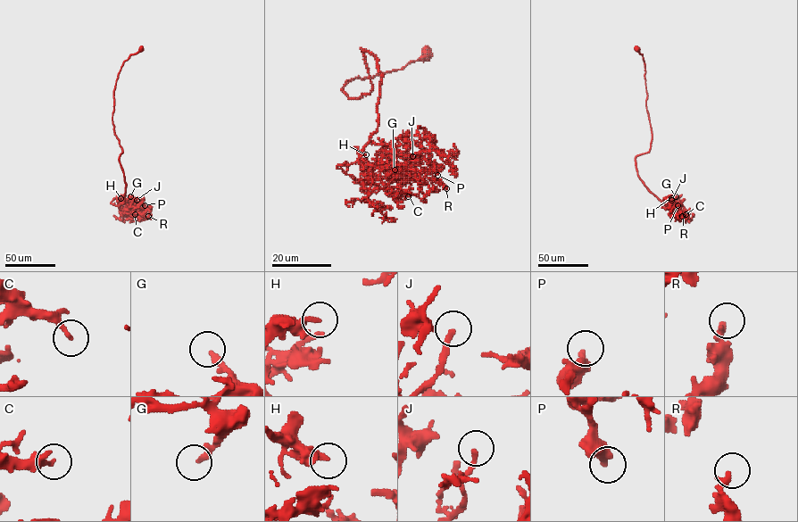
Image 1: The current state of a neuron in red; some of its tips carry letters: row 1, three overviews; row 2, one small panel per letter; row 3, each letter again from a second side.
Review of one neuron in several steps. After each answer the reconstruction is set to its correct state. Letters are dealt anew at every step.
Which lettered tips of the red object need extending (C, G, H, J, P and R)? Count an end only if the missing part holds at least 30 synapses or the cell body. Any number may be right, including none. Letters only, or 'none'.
none

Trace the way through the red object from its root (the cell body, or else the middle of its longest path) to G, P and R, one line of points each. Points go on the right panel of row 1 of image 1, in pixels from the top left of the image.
G: (636, 49), (644, 63), (652, 135), (649, 151), (635, 158), (637, 175), (673, 211), (676, 196)
P: (636, 49), (644, 63), (652, 135), (649, 151), (635, 158), (637, 175), (675, 211), (671, 213), (677, 205)
R: (636, 49), (644, 63), (652, 135), (649, 151), (635, 158), (637, 175), (675, 211), (678, 220), (682, 216)

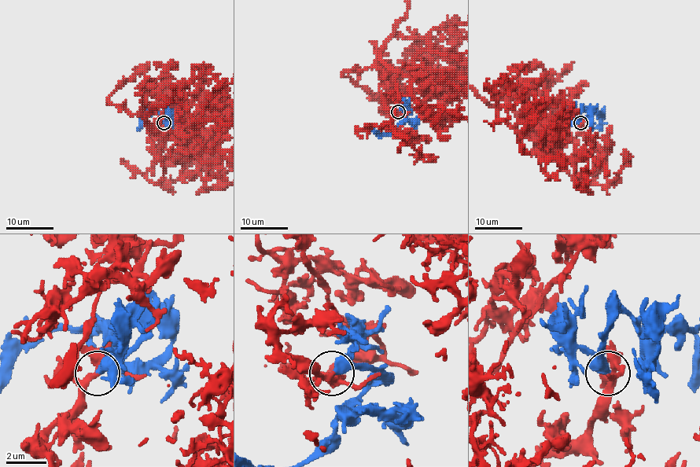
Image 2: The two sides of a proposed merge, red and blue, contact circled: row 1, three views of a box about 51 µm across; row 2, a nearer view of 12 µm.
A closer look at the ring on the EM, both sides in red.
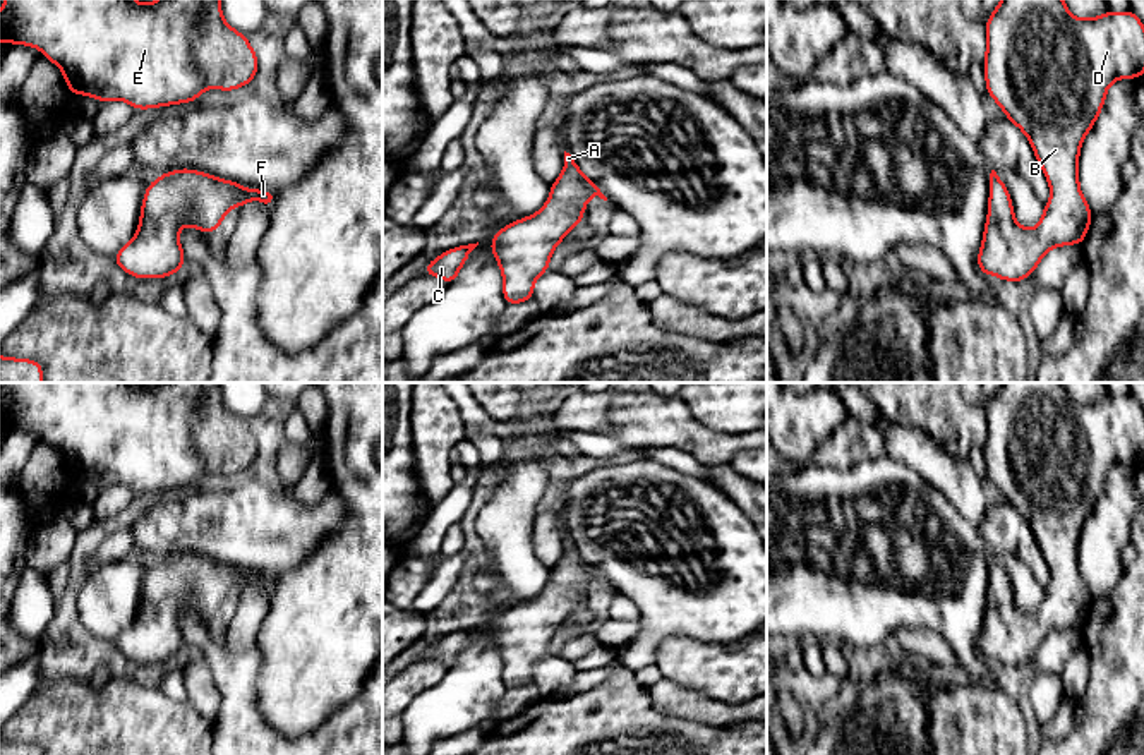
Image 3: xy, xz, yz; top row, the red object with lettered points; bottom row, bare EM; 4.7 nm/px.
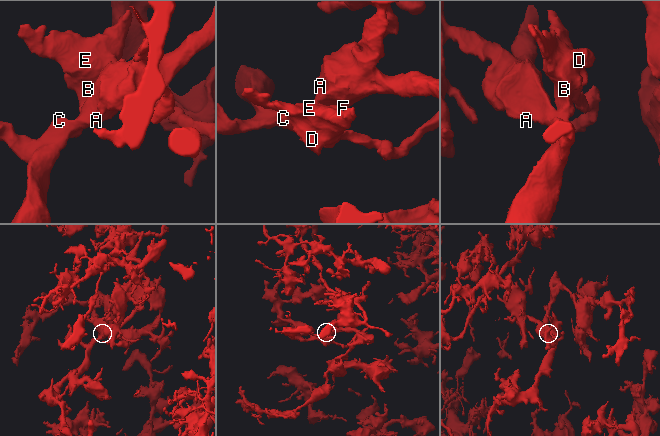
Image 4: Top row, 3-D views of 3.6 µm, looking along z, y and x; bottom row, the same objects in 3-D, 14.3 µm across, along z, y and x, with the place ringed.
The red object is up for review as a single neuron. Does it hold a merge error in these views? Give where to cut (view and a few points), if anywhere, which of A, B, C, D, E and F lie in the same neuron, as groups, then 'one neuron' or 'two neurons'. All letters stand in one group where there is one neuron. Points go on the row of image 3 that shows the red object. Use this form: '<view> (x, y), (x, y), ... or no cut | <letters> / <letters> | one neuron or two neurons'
no cut | A B C D E F | one neuron

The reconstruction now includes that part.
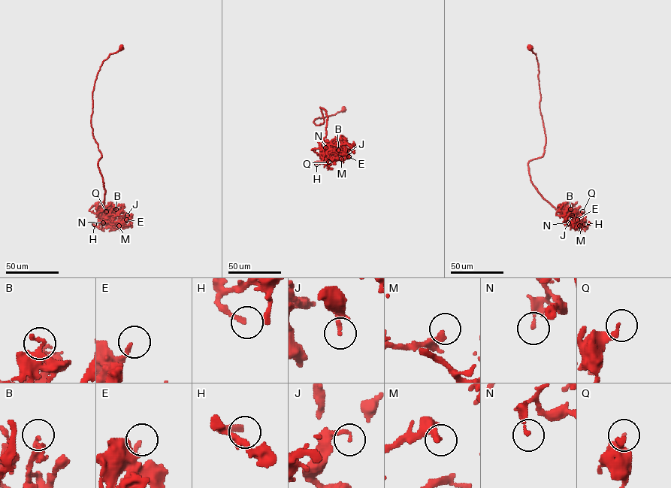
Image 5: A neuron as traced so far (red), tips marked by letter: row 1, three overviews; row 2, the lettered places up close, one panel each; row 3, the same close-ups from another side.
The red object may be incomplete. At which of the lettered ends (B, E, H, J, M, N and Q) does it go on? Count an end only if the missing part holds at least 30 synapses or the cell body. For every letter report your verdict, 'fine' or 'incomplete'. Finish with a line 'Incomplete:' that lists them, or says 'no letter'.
B: fine
E: fine
H: incomplete
J: fine
M: fine
N: fine
Q: fine
Incomplete: H

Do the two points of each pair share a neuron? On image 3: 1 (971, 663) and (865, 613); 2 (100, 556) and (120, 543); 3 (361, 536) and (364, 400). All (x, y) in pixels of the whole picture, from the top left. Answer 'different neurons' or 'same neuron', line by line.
1: same neuron
2: same neuron
3: same neuron

